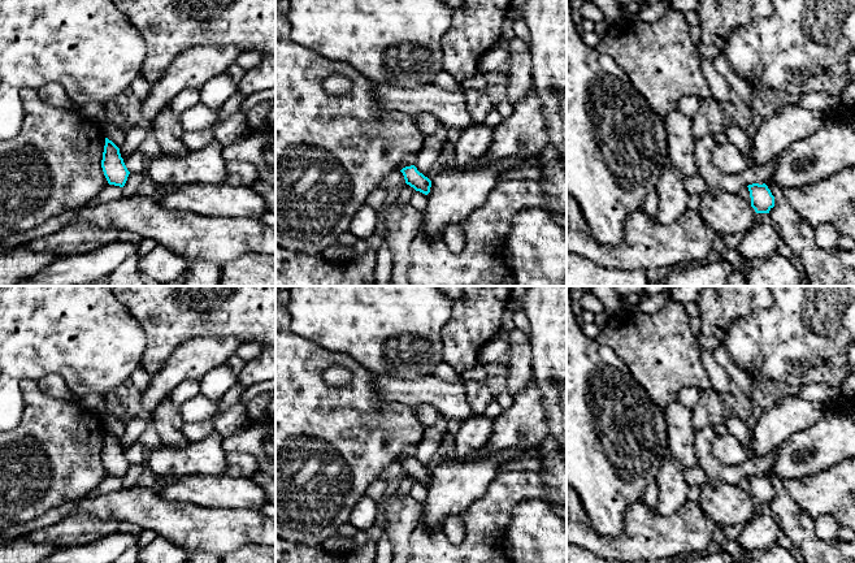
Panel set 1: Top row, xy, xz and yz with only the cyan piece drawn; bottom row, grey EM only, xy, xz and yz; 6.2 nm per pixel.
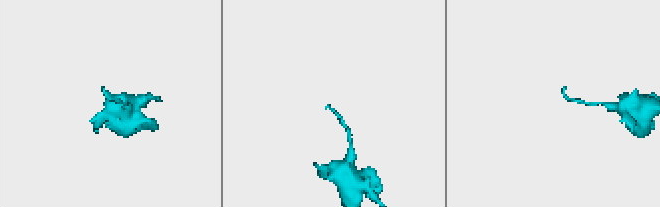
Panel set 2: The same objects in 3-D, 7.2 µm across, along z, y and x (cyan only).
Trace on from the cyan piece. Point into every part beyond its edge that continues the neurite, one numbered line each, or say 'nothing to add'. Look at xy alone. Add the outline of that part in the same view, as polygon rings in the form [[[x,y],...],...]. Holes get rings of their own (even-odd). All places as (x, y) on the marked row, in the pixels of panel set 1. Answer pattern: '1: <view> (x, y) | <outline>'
nothing to add

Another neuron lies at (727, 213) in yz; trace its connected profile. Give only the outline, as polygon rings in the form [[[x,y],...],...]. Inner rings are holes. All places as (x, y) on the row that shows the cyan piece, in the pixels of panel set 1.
[[[709,185],[700,195],[698,212],[702,220],[721,237],[746,233],[756,221],[756,212],[750,204],[739,195],[716,185]]]

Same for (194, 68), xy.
[[[204,46],[178,55],[161,79],[151,85],[148,96],[140,103],[143,120],[152,122],[160,111],[183,90],[200,90],[212,78],[227,73],[243,52],[235,46]]]

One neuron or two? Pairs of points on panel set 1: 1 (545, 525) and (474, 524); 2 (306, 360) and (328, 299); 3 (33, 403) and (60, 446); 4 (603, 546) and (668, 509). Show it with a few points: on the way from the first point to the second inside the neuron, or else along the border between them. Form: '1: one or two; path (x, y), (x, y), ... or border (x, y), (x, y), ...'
1: two; border (526, 499), (513, 509), (506, 549)
2: two; border (290, 321), (290, 328), (299, 336), (341, 354)
3: one; path (43, 414), (55, 436)
4: two; border (688, 501), (669, 515), (662, 515), (655, 510)

